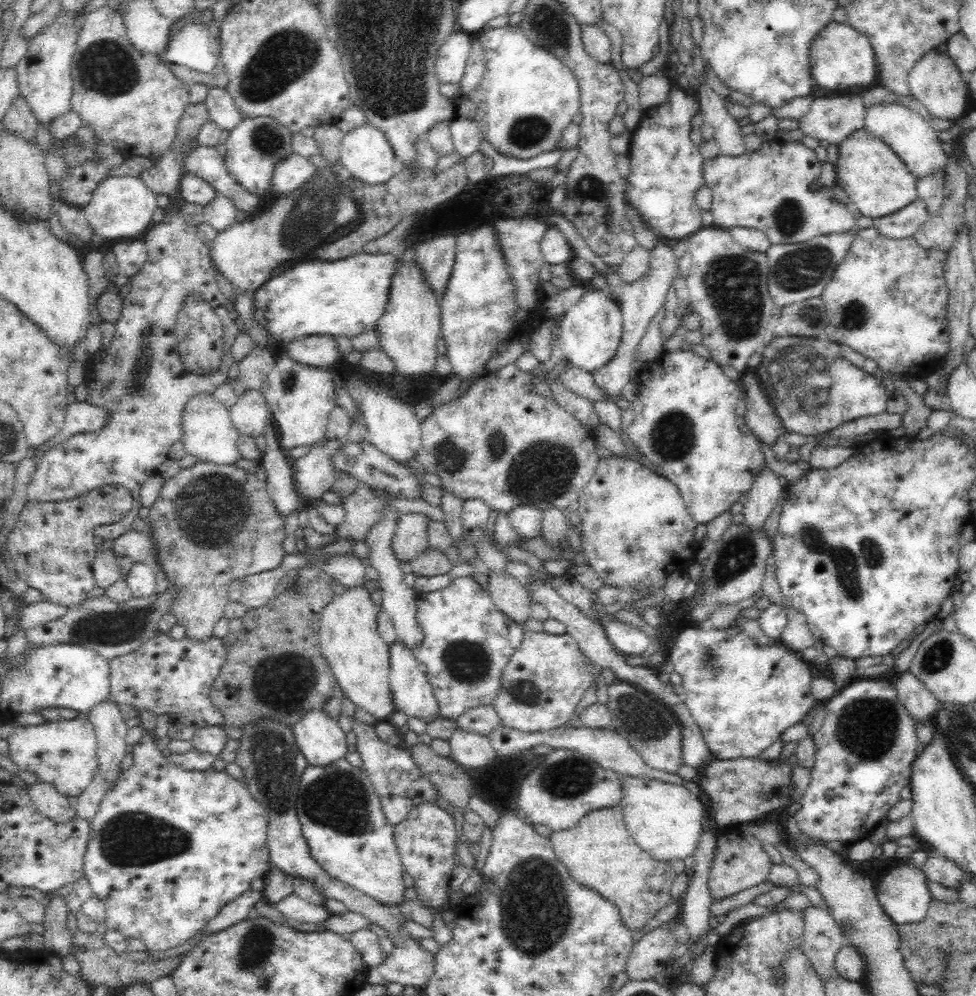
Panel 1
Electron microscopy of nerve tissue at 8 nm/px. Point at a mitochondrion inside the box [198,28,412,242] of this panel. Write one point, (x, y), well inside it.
(286, 57)

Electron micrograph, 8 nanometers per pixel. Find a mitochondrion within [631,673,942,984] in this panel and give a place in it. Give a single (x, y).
(864, 729)

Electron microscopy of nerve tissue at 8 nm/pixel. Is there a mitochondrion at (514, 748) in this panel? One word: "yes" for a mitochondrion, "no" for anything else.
no

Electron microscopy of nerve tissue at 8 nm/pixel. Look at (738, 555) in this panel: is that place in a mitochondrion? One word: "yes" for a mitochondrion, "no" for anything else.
yes

